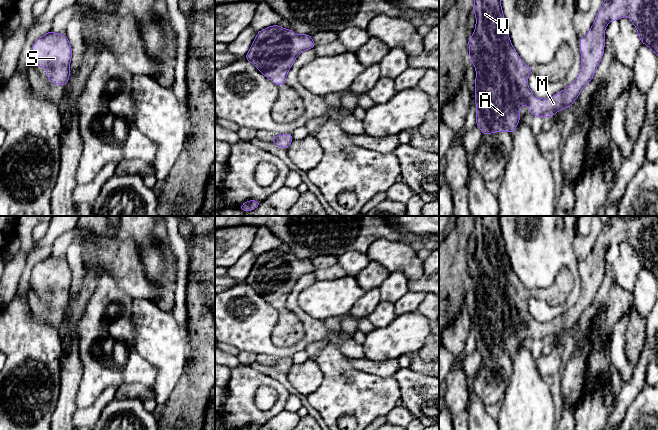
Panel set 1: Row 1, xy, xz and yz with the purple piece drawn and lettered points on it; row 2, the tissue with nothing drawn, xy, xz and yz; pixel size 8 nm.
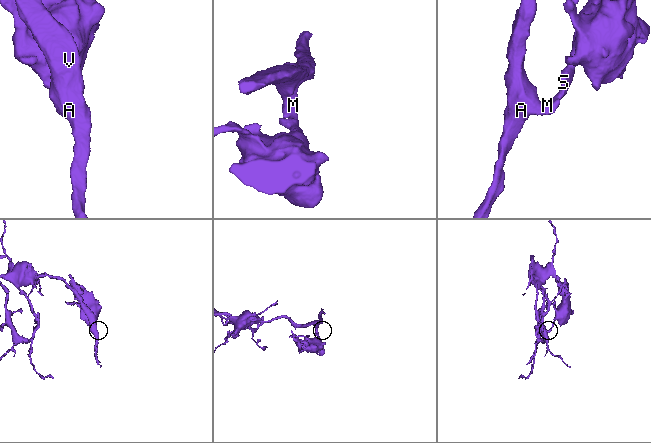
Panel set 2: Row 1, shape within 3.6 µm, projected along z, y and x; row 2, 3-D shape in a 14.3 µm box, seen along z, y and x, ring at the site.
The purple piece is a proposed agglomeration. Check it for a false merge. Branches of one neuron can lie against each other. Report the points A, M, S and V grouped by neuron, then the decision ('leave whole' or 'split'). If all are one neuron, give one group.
A M S V; leave whole

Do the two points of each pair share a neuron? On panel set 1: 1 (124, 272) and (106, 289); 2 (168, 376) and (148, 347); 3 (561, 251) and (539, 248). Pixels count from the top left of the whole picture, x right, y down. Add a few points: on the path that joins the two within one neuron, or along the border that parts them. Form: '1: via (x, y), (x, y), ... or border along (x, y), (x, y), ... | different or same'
1: border along (103, 271), (108, 272), (115, 283), (132, 297) | different
2: via (168, 369), (155, 354) | same
3: via (556, 251), (544, 250) | same

